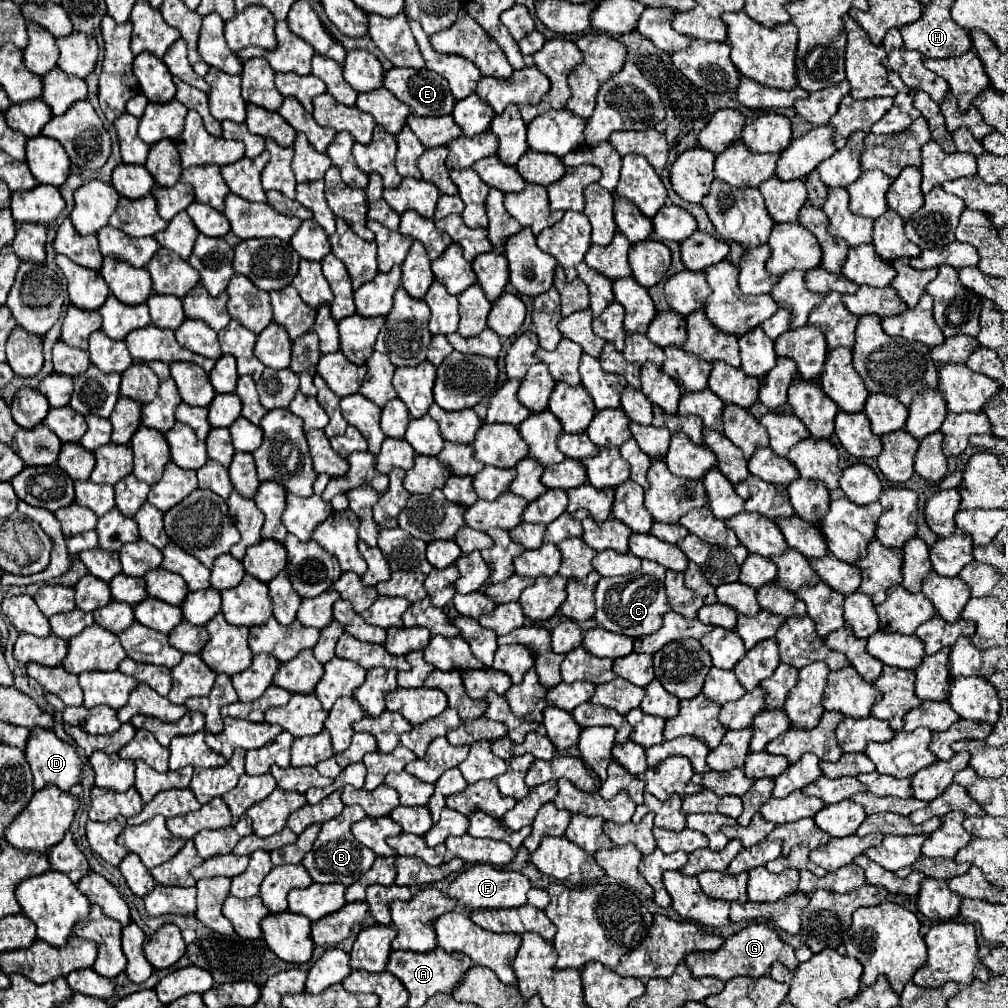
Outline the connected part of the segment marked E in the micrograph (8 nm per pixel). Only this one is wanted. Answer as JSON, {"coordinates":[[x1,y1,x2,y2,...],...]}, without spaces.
{"coordinates":[[391,68,385,72,383,86,417,116,451,114,455,106,447,80,427,68]]}

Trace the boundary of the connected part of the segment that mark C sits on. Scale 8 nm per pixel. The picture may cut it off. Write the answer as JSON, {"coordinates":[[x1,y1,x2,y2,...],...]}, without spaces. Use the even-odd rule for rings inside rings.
{"coordinates":[[643,560,637,576,601,578,595,592,597,624,609,632,625,634,631,638,653,634,661,626,663,614,669,612,669,604,665,602,663,580,665,580,665,568,651,560]]}

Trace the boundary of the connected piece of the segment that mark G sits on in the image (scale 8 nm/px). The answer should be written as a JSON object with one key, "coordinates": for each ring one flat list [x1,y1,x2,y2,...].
{"coordinates":[[751,924,747,928,743,928,741,932,729,936,725,940,725,944,713,952,713,954,689,954,689,958,685,958,685,964,691,970,693,978,703,978,703,976,713,976,719,978,723,982,735,978,735,976,749,976,749,978,761,978,767,974,767,970,771,968,773,962,781,962,787,970,797,970,797,958,795,958,795,950,791,946,787,946,785,942,779,940,777,932,771,930,767,924]]}

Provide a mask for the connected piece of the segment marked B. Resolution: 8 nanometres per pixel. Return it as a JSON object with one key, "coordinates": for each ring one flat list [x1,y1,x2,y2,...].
{"coordinates":[[345,806,345,810,337,818,331,818,329,822,323,824,313,850,301,862,307,868,313,882,319,882,319,884,341,882,345,886,351,886,361,878,361,874,365,874,371,868,371,864,377,856,369,848,361,846,351,834,351,824,355,824,363,818,365,818,365,812,361,810,361,806]]}

